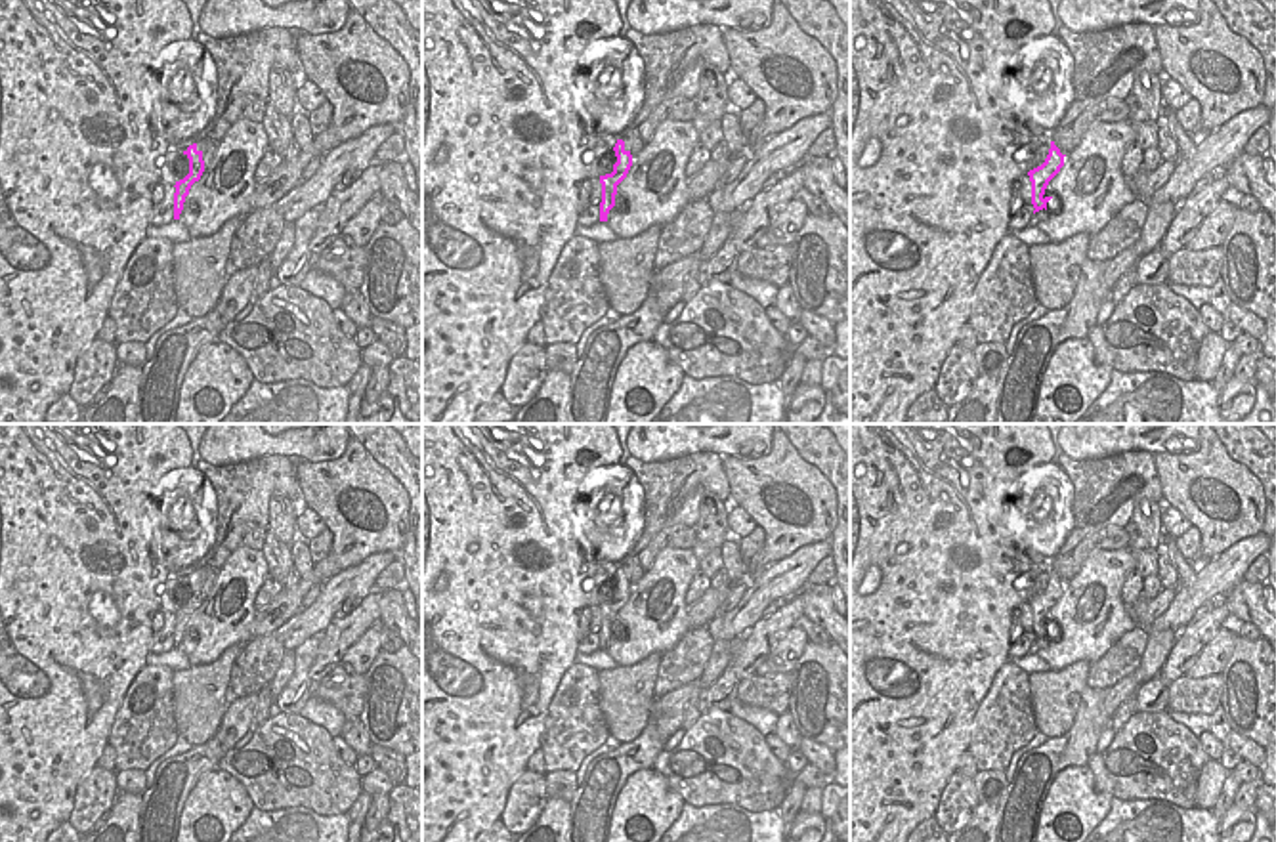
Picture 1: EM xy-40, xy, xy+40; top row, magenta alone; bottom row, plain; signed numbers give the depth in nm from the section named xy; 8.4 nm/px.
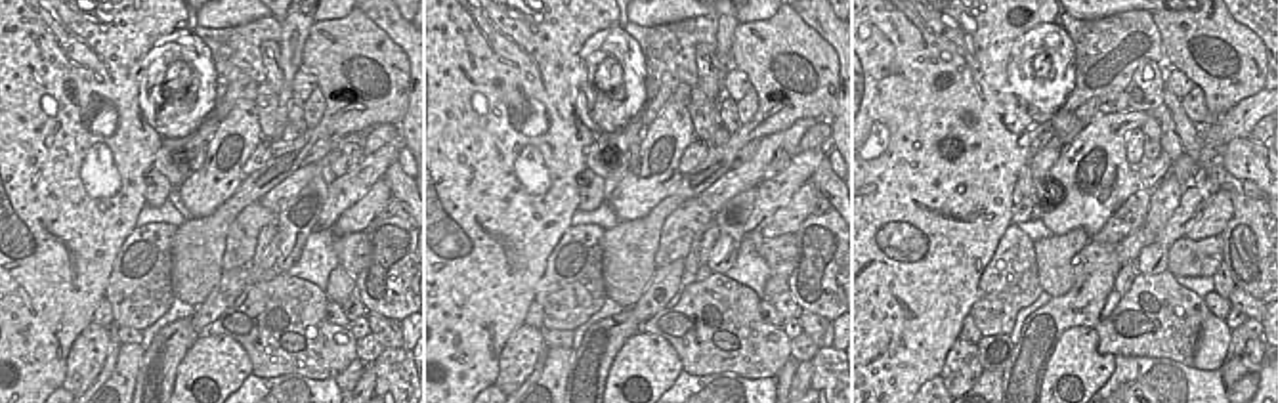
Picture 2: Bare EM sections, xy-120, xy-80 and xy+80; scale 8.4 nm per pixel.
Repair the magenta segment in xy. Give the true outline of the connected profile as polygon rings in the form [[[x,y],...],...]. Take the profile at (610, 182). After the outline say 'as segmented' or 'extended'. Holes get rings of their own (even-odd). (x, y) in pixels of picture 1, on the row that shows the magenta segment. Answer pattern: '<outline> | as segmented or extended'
[[[617,139],[615,147],[617,162],[613,164],[613,172],[600,176],[602,183],[602,202],[600,202],[600,221],[607,221],[609,210],[615,206],[617,185],[627,178],[632,166],[632,155],[625,149],[625,141]]] | as segmented

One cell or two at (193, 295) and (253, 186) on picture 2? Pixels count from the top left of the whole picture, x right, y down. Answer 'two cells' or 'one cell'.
one cell

